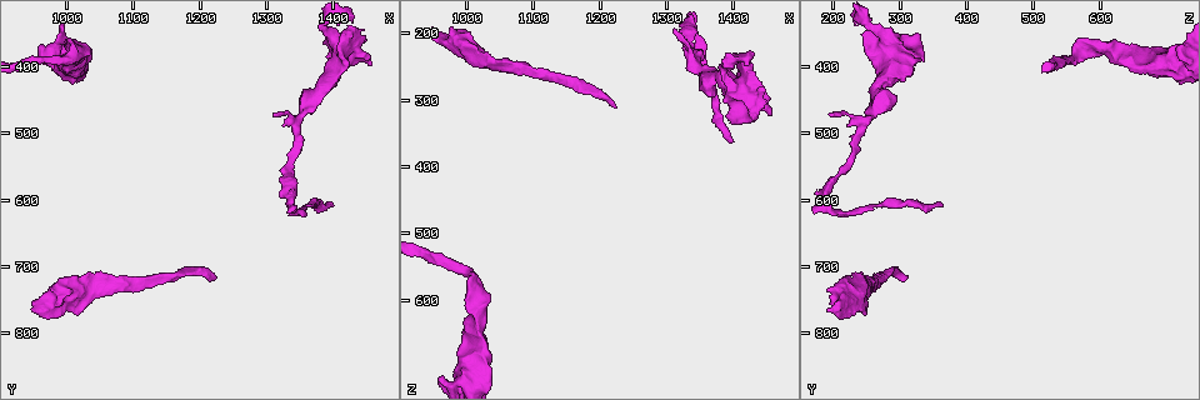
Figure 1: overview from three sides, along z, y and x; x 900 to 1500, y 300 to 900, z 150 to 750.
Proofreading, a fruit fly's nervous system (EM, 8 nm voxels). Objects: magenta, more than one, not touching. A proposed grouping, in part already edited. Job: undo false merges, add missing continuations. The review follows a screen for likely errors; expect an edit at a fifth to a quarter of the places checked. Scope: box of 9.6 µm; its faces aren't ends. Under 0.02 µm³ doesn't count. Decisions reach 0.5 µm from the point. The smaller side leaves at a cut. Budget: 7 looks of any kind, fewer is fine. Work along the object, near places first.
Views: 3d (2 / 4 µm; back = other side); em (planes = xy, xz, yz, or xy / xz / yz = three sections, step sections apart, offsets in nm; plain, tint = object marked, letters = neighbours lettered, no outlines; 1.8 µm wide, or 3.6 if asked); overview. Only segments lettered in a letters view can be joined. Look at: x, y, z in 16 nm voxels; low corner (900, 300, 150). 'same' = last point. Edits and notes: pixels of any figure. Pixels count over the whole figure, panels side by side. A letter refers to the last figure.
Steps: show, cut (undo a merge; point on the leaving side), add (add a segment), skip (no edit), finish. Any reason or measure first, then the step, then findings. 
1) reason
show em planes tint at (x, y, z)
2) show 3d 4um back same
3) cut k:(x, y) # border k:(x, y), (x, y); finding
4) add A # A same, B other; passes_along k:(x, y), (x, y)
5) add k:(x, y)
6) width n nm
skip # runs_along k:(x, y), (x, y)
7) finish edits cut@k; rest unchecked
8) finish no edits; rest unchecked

thick end
show em planes letters at (960, 370, 715)

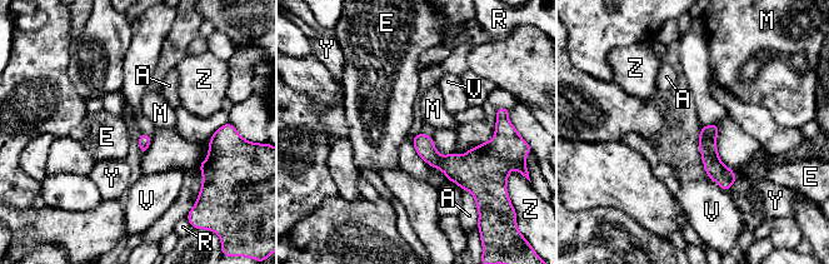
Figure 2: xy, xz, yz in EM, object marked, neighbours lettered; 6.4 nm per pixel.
skip # A other, E other, M other, R other, V other, Y other, Z other; runs_along 2:(709, 128), (710, 160), (725, 187); no lettered segment goes on from it

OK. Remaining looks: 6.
branch stops here
show em xy step 4 letters at (1010, 370, 560)

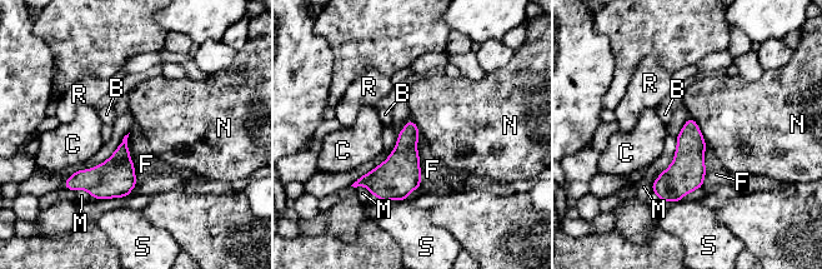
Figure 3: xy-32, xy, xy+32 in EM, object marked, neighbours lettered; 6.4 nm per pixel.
another direction
show em planes letters same

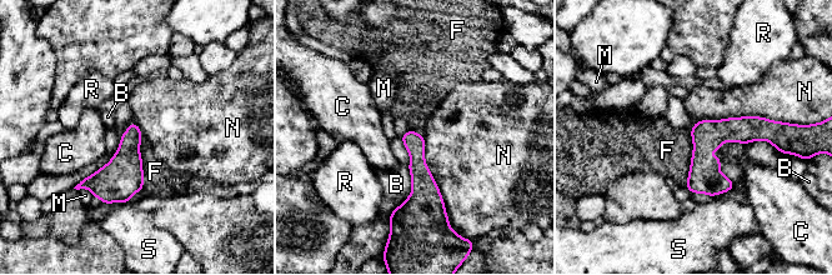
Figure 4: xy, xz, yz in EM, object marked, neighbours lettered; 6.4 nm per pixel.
skip # B other, C other, F other, M other, N other, R other, S other; runs_along 4:(770, 129), (723, 130), (690, 185); no lettered segment goes on from it

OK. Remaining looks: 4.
thin neck
show em xy step 4 tint at (1405, 360, 285)

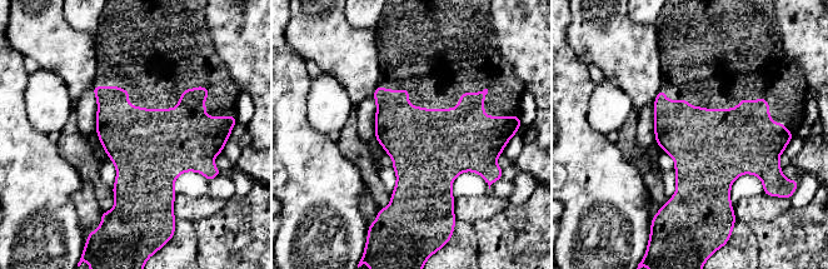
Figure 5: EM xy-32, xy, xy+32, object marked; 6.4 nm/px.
show em planes letters same

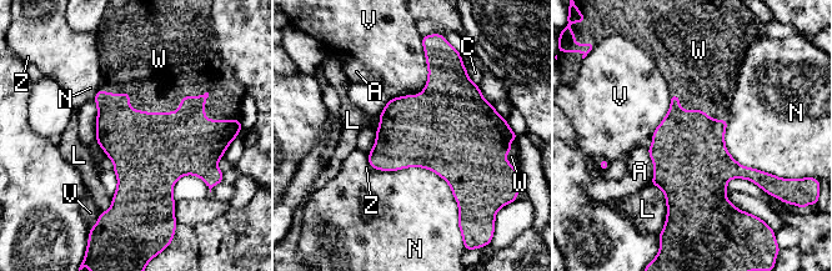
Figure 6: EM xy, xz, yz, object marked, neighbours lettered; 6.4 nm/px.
longest_contact W 800 nm
add W # A other, C other, L other, N other, V other, W same, Z other; passes_along 6:(154, 149), (168, 113), (158, 75); the neuron continues

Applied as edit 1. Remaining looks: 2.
finish edits add@6; rest unchecked

